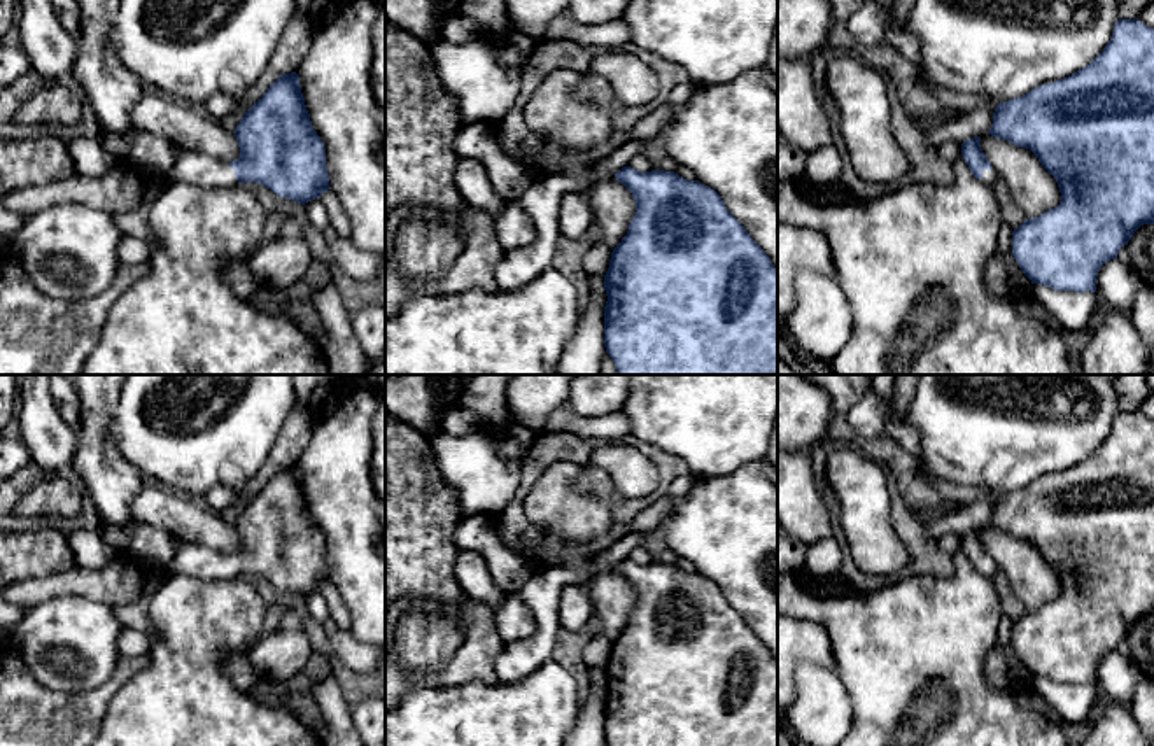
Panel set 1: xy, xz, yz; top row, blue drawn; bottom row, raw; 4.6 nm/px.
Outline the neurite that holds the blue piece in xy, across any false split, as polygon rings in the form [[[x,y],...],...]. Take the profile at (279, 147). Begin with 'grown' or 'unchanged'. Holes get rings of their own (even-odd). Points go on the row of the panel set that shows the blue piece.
grown; [[[296,72],[280,75],[233,131],[240,158],[224,159],[177,147],[168,182],[229,187],[257,182],[301,205],[329,187],[326,147],[312,126]]]

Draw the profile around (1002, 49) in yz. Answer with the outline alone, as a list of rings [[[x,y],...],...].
[[[914,0],[904,33],[919,44],[918,82],[1003,103],[1087,67],[1117,21],[1115,0]]]

